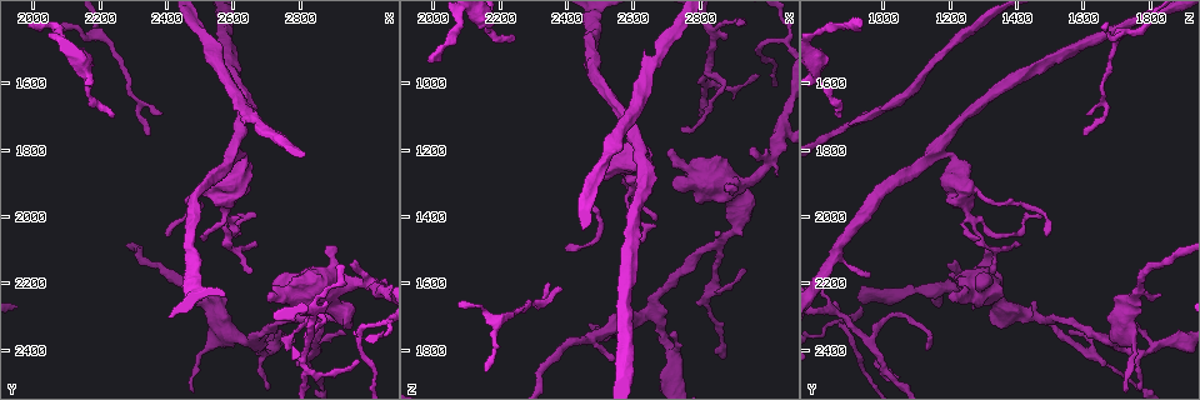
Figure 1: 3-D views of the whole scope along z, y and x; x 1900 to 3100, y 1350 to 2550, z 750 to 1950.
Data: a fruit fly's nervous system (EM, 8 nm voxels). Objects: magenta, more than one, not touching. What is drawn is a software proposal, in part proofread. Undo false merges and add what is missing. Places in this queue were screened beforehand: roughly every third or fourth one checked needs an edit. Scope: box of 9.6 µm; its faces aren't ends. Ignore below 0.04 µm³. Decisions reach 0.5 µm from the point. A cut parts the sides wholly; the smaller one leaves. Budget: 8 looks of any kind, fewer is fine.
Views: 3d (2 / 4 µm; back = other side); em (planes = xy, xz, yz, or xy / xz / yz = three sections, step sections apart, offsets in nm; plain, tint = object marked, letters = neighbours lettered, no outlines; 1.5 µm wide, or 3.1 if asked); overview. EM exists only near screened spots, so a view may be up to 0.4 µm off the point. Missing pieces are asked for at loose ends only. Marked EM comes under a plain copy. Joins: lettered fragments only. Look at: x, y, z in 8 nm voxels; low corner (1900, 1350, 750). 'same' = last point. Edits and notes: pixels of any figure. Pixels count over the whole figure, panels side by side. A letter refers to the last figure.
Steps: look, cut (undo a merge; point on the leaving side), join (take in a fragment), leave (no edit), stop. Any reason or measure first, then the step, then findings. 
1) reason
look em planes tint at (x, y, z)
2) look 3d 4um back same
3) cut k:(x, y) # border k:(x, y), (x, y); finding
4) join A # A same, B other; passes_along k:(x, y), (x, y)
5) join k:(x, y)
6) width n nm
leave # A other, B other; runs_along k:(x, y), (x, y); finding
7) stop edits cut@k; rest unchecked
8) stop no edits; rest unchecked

tapers out
look 3d 2um at (2450, 2190, 960)

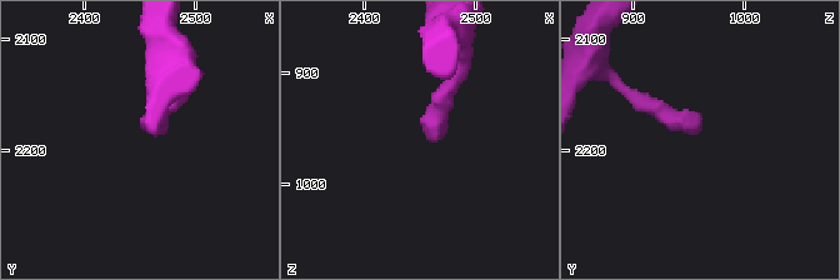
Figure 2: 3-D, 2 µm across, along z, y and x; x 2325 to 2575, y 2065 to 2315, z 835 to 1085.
shape alone is not enough
look em planes tint at (2456, 2180, 956)

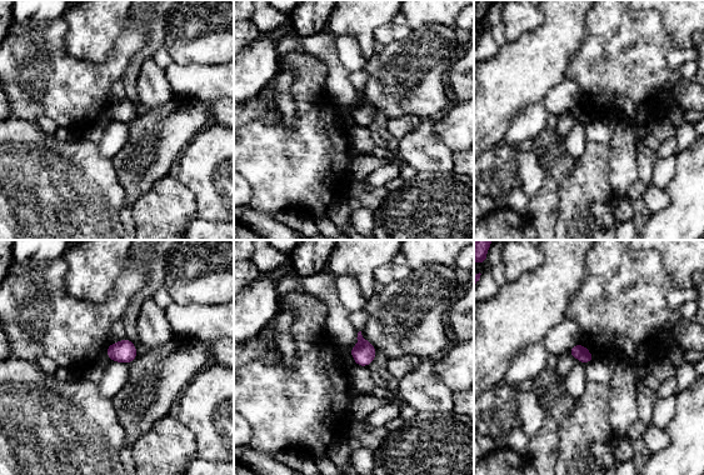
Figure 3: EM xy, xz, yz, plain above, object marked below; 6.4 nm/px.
look em planes letters same

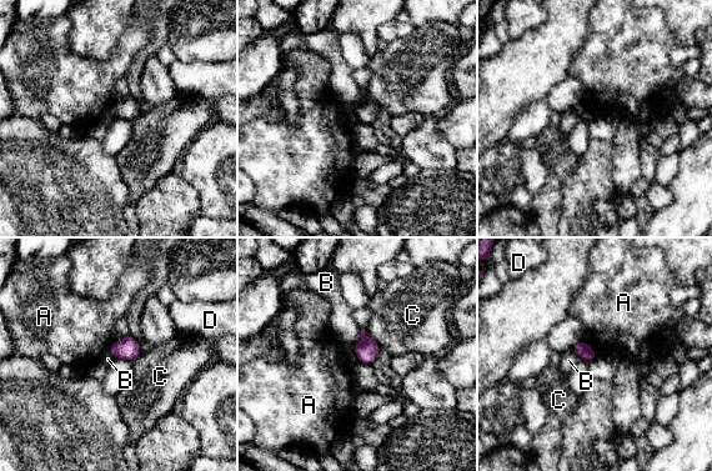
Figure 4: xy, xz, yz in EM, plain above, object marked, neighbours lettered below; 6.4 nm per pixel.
leave # A other, B other, C other, D other; border 4:(582, 340), (598, 355); none of them fits

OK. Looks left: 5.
thick turns thin
look 3d 4um back at (2850, 2310, 1480)

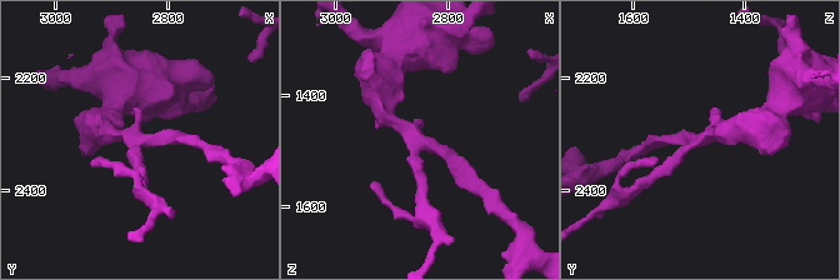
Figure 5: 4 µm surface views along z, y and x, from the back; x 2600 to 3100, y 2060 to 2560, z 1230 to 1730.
arms 3; arm_widths 170, 180, 300 nm; now the EM
look em xy step 8 tint at (2845, 2315, 1490)

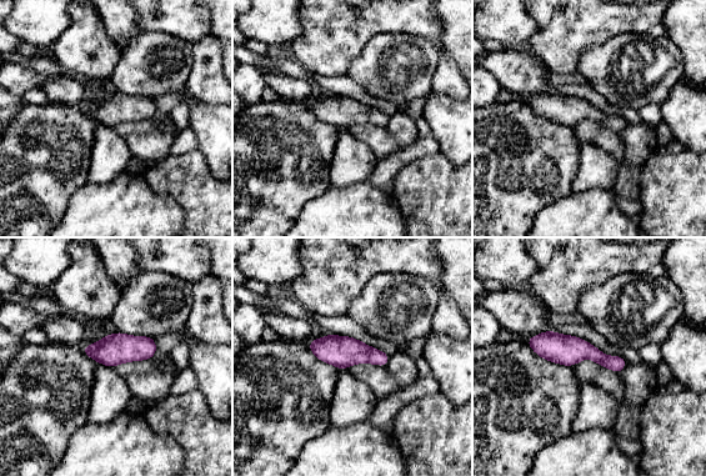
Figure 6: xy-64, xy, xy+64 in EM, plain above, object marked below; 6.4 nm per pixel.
look em planes letters same

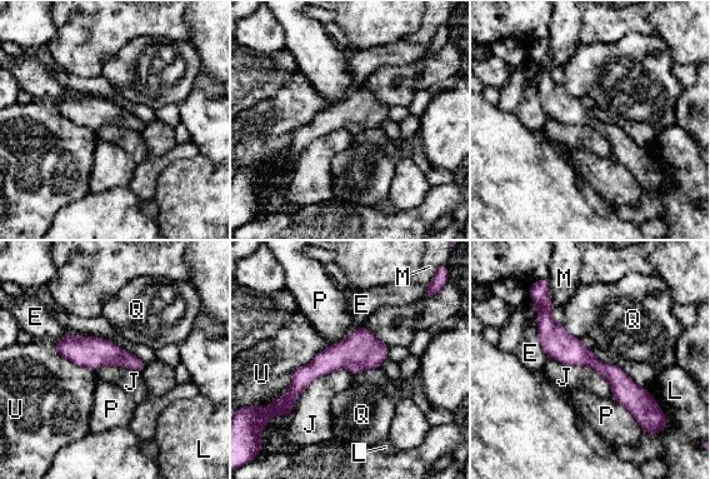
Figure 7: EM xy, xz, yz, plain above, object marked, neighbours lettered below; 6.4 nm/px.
width 170 nm
leave # E other, J other, L other, M other, P other, Q other, U other; runs_along 7:(545, 300), (545, 324), (605, 370), (636, 414); continuous, no second neuron

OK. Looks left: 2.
free end
look 3d 2um back at (2240, 1700, 870)

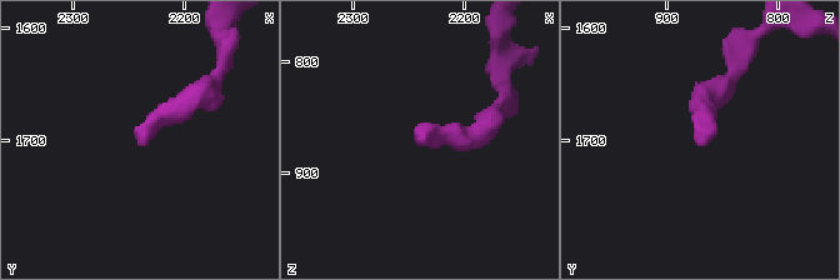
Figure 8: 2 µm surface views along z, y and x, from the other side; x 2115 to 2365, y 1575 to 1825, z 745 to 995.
need the tissue
look em planes letters at (2236, 1706, 866)

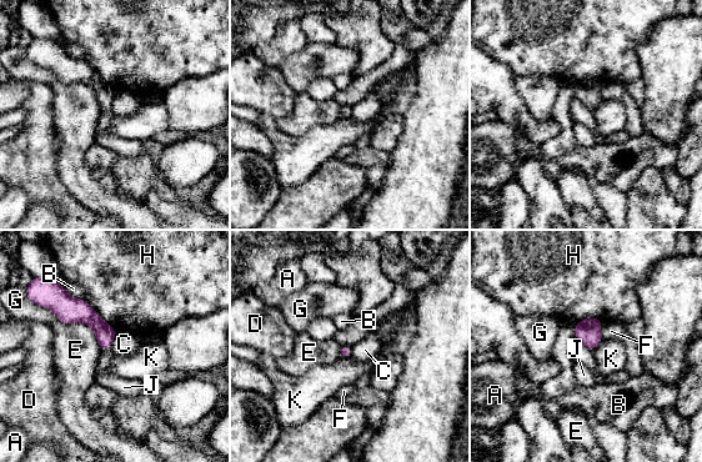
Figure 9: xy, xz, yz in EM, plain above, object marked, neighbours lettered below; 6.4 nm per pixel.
leave # A other, B other, C other, D other, E other, F other, G other, H other, J other, K other; runs_along 9:(48, 302), (84, 312), (108, 345); none of them fits

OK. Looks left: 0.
stop no edits; rest unchecked

